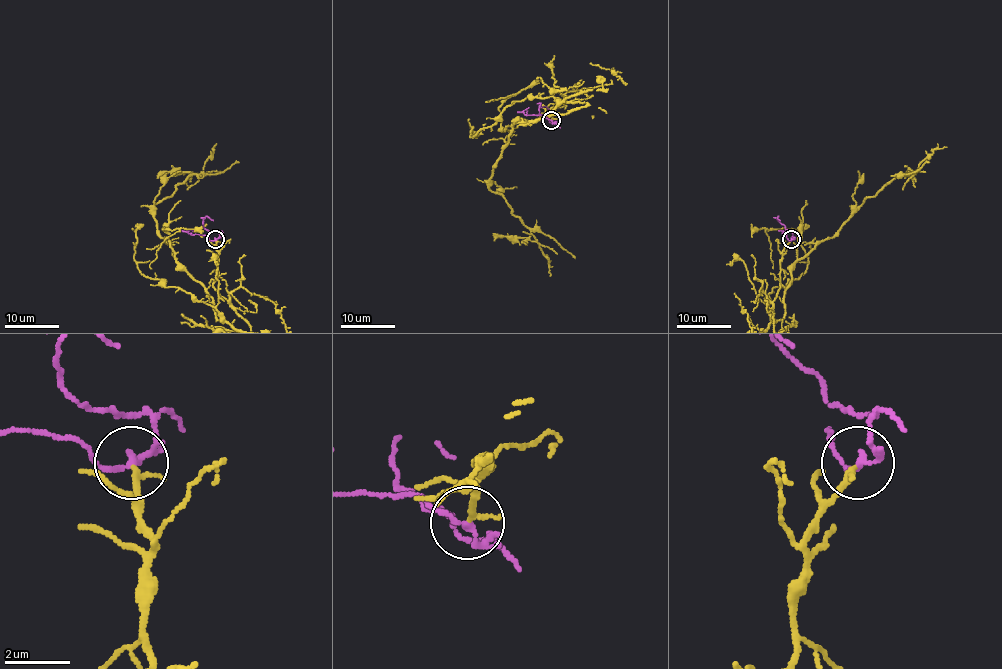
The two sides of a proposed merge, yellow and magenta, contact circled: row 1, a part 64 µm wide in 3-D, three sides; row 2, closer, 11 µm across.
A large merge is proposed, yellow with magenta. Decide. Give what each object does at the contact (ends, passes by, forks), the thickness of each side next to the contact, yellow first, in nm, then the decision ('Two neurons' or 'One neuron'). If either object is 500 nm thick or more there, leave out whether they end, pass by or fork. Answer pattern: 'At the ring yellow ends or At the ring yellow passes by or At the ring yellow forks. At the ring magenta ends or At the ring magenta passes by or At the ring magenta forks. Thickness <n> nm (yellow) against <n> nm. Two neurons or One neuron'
At the ring yellow ends. At the ring magenta passes by. Thickness 200 nm (yellow) against 170 nm. One neuron

